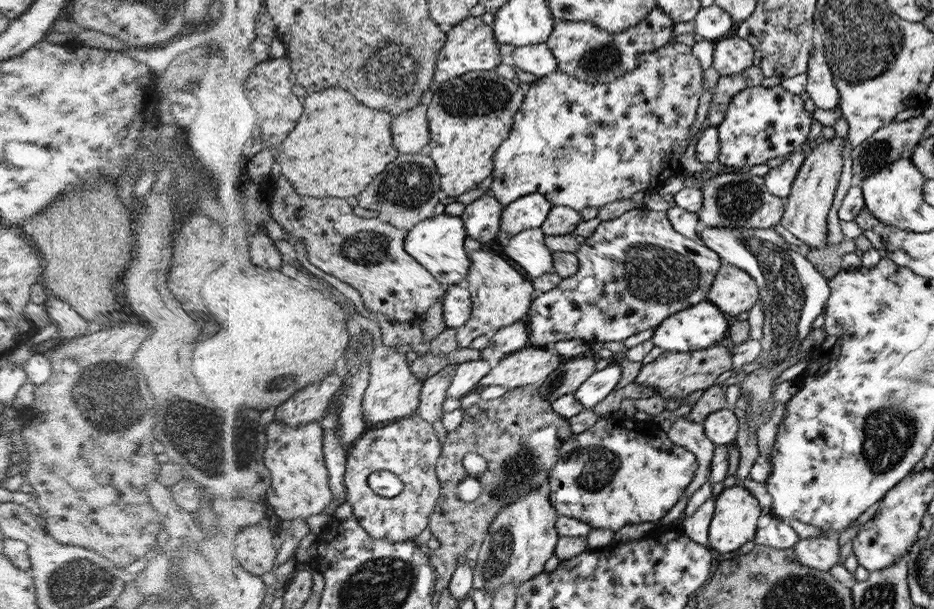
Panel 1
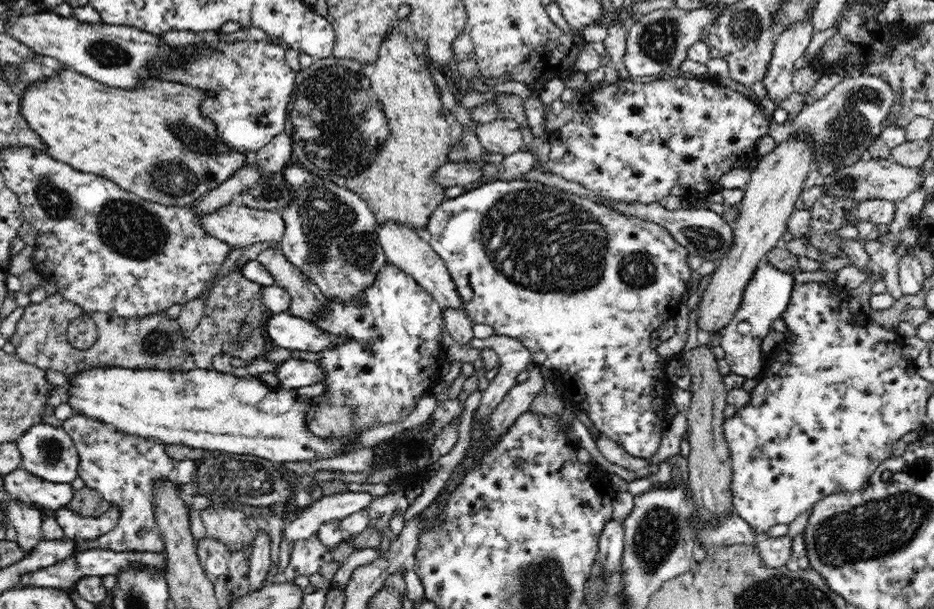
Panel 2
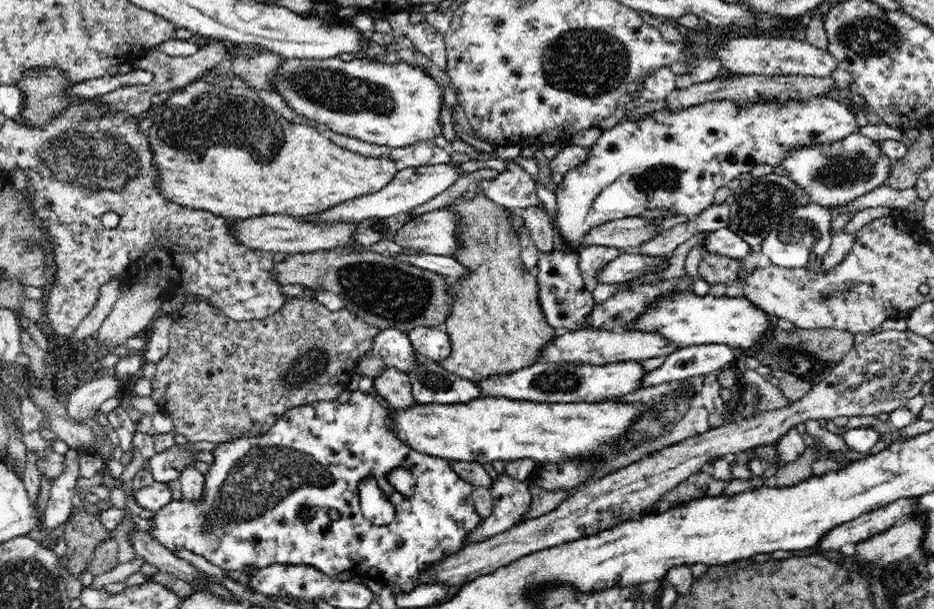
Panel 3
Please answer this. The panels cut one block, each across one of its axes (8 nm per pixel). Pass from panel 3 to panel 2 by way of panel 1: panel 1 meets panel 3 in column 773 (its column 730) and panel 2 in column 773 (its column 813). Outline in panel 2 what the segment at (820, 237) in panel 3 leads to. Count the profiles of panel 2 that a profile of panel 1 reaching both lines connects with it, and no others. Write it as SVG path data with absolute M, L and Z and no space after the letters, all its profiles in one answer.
M767 255L762 257L759 267L746 285L743 299L735 312L733 319L719 331L720 346L726 352L726 363L731 372L747 378L757 378L762 373L764 352L762 340L772 330L772 322L782 318L788 308L792 290L794 290L795 275L784 272L778 267L768 263Z

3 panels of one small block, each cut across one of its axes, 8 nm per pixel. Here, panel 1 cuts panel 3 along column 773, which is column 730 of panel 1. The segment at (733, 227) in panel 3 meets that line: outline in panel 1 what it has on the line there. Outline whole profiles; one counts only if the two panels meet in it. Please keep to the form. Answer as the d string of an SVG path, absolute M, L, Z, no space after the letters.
M749 172L718 174L704 180L702 187L695 191L703 193L703 209L697 214L700 226L712 228L730 226L735 222L746 229L772 229L781 223L787 201L787 198L766 190L764 177Z

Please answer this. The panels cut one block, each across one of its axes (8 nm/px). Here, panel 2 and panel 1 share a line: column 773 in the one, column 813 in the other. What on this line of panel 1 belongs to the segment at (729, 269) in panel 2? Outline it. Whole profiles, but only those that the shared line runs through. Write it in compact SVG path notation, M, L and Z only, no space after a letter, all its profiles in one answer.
M835 137L833 140L822 140L818 146L799 167L792 184L791 194L787 196L785 212L781 225L790 231L796 238L807 244L808 247L820 249L828 244L828 214L834 202L834 194L838 190L840 172L842 172L842 140Z

